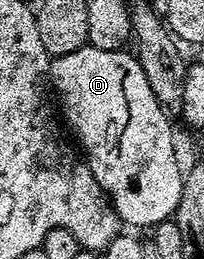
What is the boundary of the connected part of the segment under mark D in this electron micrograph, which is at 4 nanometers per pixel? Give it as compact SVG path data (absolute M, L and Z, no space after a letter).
M80 47L75 53L56 56L50 62L47 79L57 90L60 118L63 123L65 118L81 142L80 150L95 181L109 196L122 224L152 229L177 211L183 167L181 171L177 164L166 108L151 93L147 73L143 73L136 54L127 52Z

